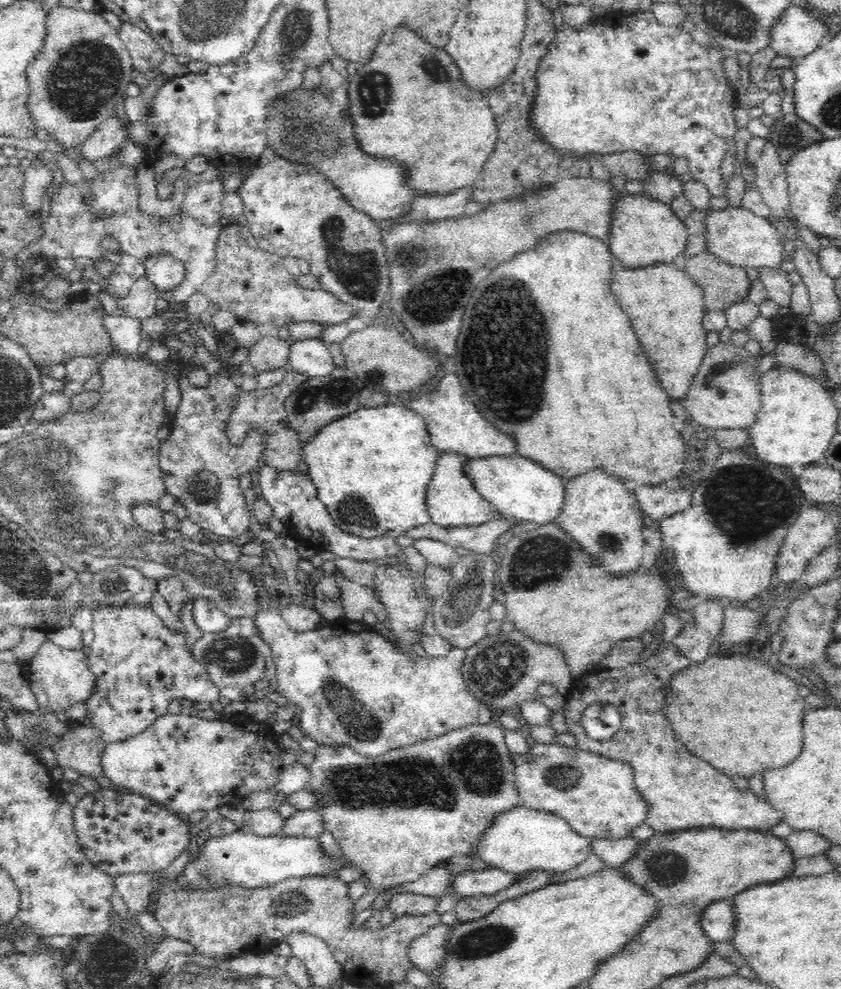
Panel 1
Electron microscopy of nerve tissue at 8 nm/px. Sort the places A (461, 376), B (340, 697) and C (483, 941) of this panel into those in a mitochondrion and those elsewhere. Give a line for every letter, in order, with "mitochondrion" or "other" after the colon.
A: other
B: mitochondrion
C: mitochondrion

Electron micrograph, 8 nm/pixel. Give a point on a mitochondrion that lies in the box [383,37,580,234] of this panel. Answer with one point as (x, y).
(436, 69)

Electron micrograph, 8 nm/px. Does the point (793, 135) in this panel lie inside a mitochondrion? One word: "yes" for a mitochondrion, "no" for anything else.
yes

